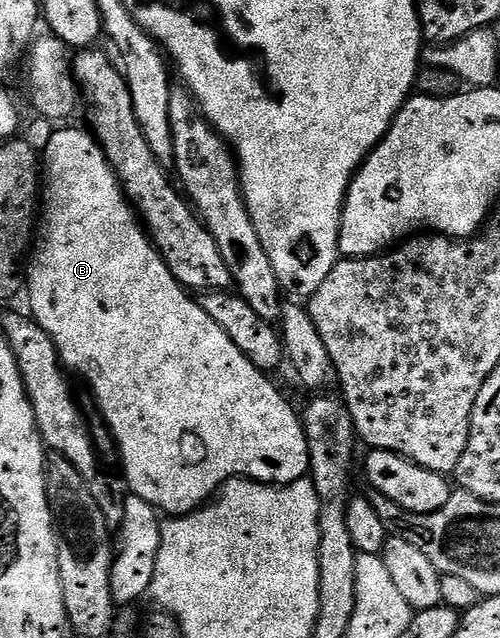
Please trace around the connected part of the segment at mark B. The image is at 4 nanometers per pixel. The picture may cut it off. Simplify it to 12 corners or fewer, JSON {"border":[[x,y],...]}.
{"border":[[60,126],[32,319],[169,517],[309,475],[292,404]]}

